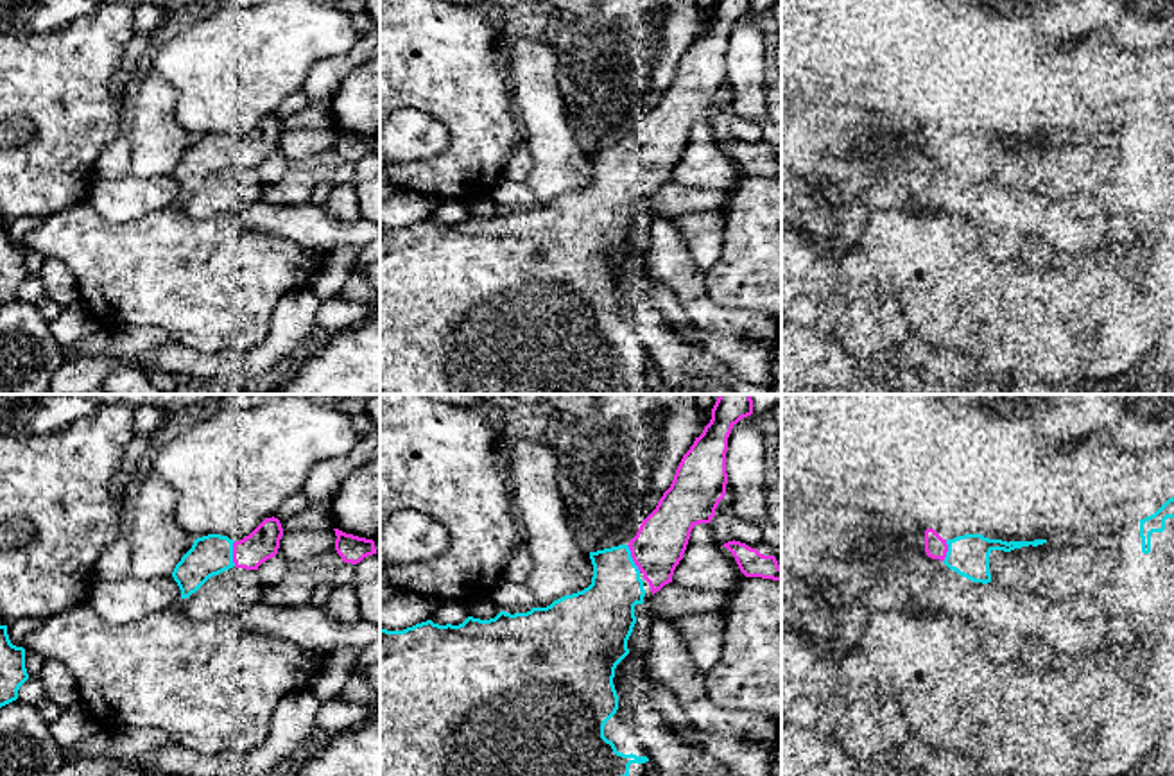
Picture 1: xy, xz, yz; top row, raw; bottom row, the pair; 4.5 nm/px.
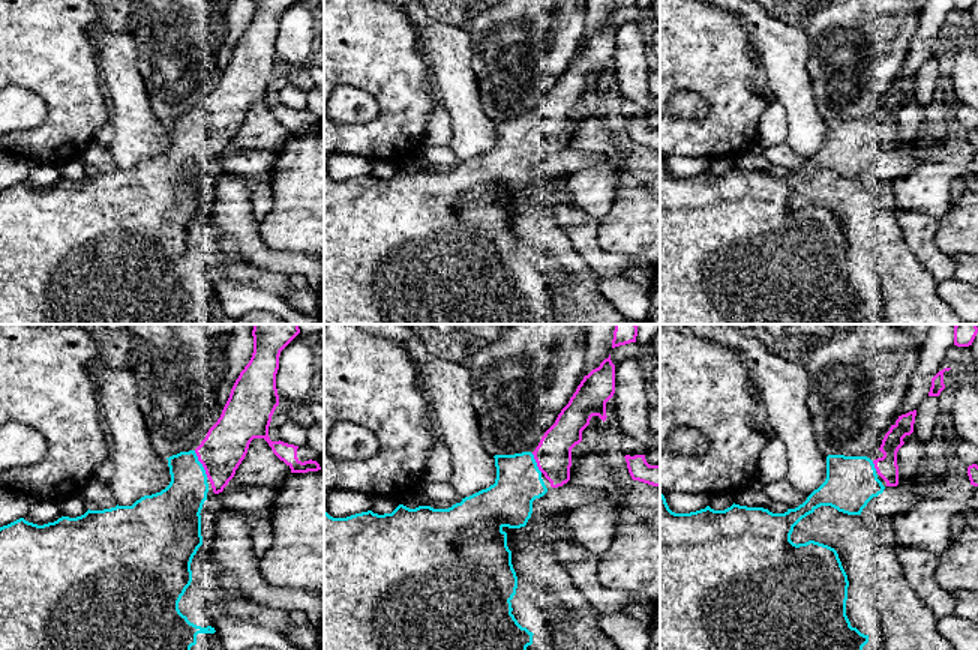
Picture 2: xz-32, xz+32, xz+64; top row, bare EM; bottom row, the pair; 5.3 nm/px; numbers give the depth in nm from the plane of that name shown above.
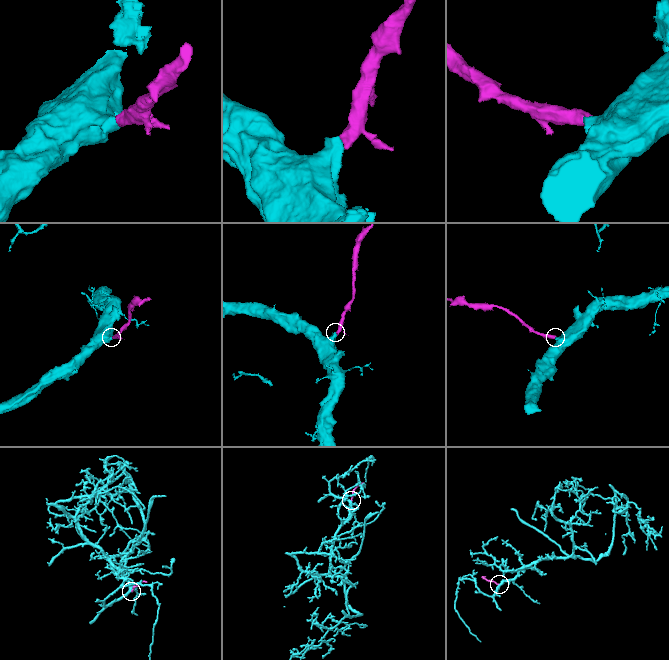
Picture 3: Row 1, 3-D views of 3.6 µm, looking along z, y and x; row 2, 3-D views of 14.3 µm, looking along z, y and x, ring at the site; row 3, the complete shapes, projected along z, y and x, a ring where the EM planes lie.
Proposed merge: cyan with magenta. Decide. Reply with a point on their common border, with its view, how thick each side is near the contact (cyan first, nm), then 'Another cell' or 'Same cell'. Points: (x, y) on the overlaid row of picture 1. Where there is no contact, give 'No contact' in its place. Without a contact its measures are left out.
Touches cyan at xz (631, 558). Thickness 240 nm (cyan) against 240 nm. Same cell

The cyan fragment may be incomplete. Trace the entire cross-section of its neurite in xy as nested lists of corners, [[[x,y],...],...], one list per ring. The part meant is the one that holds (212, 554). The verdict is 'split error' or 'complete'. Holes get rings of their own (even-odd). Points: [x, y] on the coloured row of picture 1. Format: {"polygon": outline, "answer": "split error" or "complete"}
{"polygon": [[[272,516],[265,518],[240,541],[233,541],[220,534],[197,538],[172,572],[172,577],[181,590],[181,599],[188,599],[210,577],[233,566],[258,570],[262,563],[278,554],[281,536],[281,523]]], "answer": "split error"}

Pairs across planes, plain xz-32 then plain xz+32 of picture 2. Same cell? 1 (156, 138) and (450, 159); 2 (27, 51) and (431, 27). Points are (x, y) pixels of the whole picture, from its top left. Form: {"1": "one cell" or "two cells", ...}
{"1": "two cells", "2": "two cells"}

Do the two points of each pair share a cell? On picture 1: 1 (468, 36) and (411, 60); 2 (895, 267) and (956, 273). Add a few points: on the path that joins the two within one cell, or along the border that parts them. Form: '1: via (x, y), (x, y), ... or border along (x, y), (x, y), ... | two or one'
1: via (454, 51), (448, 56), (425, 56) | one
2: via (909, 267), (936, 267), (941, 273) | one

